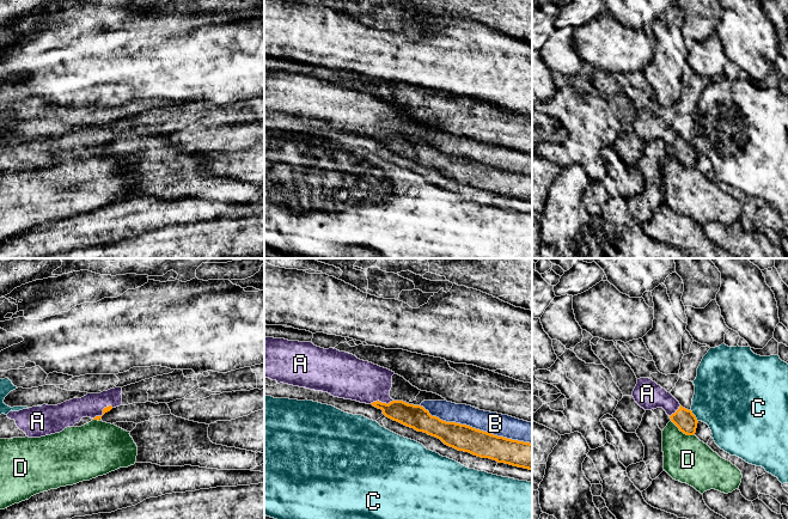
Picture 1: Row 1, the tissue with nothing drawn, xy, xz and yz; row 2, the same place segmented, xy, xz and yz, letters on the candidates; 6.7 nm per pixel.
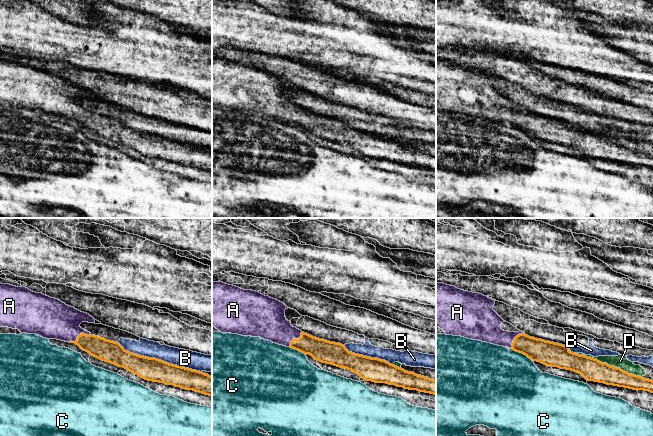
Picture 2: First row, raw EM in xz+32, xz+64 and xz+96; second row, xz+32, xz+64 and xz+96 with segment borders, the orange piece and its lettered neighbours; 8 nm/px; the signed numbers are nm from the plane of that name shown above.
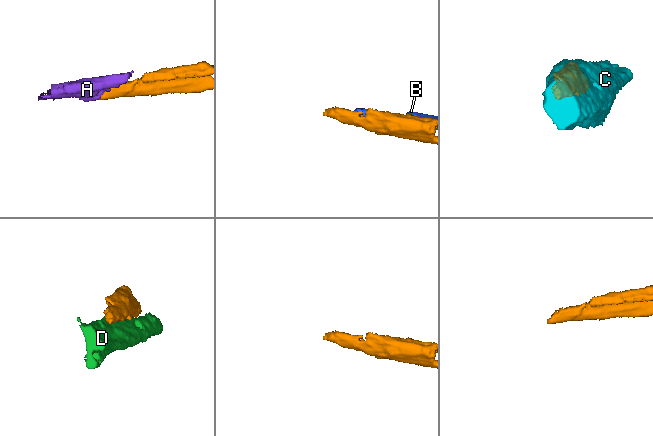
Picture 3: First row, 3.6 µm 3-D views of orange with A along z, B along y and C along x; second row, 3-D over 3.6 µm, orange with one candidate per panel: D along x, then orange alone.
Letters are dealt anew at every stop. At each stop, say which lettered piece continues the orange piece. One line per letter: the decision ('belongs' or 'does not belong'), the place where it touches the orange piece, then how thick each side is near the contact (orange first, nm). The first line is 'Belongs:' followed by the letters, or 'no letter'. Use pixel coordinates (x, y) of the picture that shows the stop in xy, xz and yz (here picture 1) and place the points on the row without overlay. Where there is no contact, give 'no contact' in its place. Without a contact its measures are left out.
Belongs: A
A: belongs; meets orange in xz at (380, 134); 160 nm thick on the orange side, 280 nm on the other
B: does not belong; meets orange in xz at (475, 160); 180 nm thick on the orange side, 150 nm on the other
C: does not belong; meets orange in yz at (694, 147); 140 nm thick on the orange side, 440 nm on the other
D: does not belong; meets orange in yz at (682, 163); 140 nm thick on the orange side, 320 nm on the other

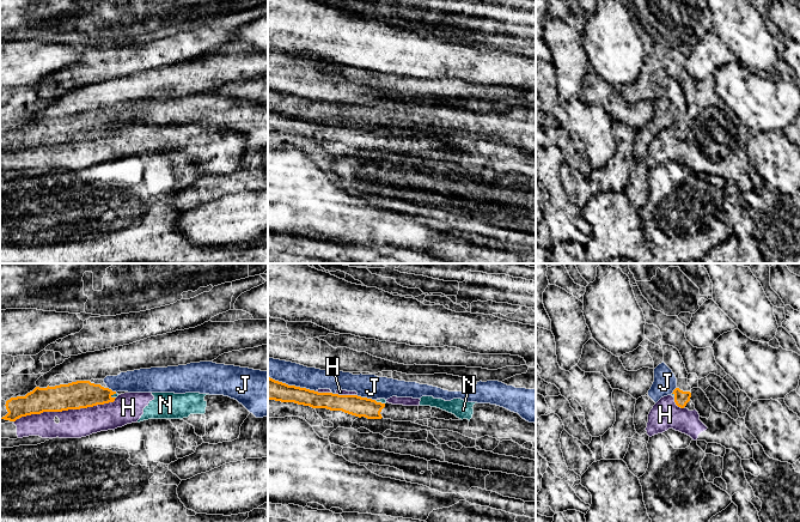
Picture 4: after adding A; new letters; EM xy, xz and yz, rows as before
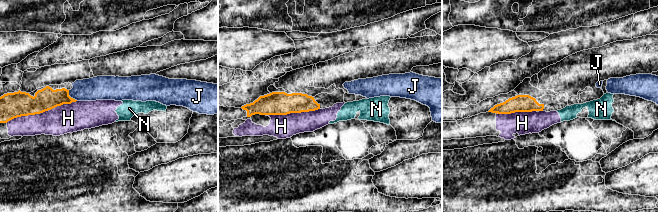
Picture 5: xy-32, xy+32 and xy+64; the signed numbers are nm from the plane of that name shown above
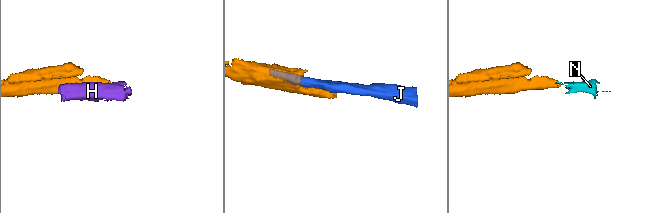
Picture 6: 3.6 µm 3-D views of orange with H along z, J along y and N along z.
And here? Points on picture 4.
Belongs: no letter
H: does not belong; meets orange in xy at (68, 140); 190 nm thick on the orange side, 190 nm on the other
J: does not belong; meets orange in xz at (292, 117); 140 nm thick on the orange side, 160 nm on the other
N: does not belong; meets orange in xy at (113, 126); 190 nm thick on the orange side, 30 nm on the other

